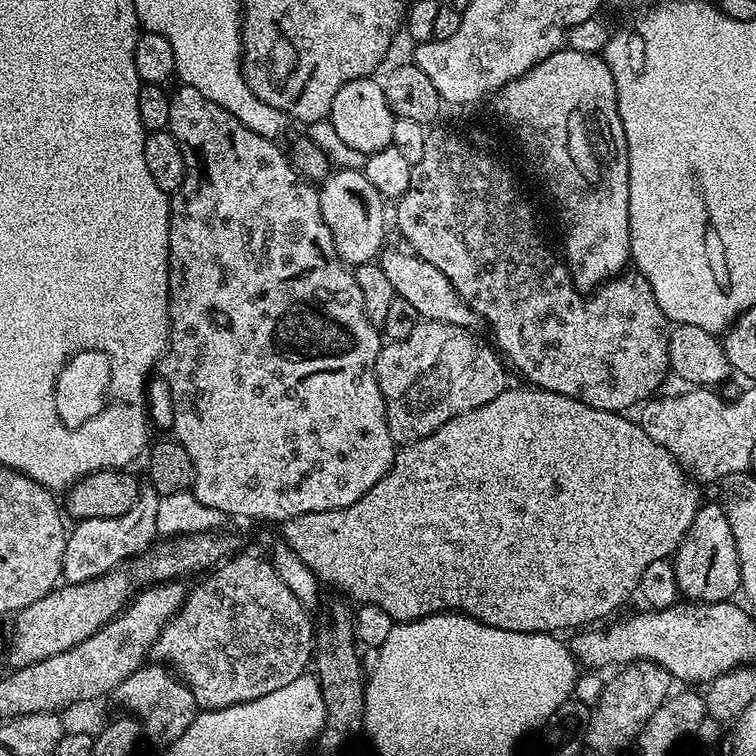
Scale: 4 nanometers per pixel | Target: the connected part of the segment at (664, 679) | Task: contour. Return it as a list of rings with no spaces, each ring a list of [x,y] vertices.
[[[635,660],[633,664],[623,665],[620,672],[604,689],[600,692],[600,701],[590,716],[590,723],[586,729],[586,740],[589,745],[592,744],[600,752],[620,752],[628,743],[635,741],[640,734],[640,727],[647,722],[650,714],[662,706],[662,702],[668,699],[673,691],[674,678],[662,666],[650,662],[649,660]]]

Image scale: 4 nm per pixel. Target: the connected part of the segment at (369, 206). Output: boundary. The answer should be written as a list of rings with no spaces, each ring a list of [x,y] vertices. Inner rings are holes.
[[[341,168],[333,171],[319,185],[322,218],[330,226],[334,246],[341,260],[349,266],[373,263],[379,257],[384,244],[384,196],[374,188],[363,171]]]

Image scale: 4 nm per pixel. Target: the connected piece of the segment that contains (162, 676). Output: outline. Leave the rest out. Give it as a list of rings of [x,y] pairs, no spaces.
[[[159,662],[145,663],[143,668],[130,674],[126,682],[117,686],[114,699],[124,707],[121,709],[127,710],[140,721],[143,735],[147,739],[149,736],[154,743],[160,744],[159,746],[167,746],[182,738],[190,722],[194,722],[198,711],[192,691],[184,685],[179,676]]]

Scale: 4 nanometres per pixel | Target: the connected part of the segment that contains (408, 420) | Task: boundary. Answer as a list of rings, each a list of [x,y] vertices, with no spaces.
[[[426,320],[410,333],[410,338],[390,340],[381,347],[376,359],[376,381],[386,406],[390,438],[397,446],[413,444],[434,434],[434,430],[450,422],[450,418],[478,410],[478,406],[486,406],[486,402],[494,402],[494,398],[509,387],[510,380],[504,373],[505,361],[491,347],[488,349],[486,345],[479,344],[472,336],[475,335],[469,329]]]

